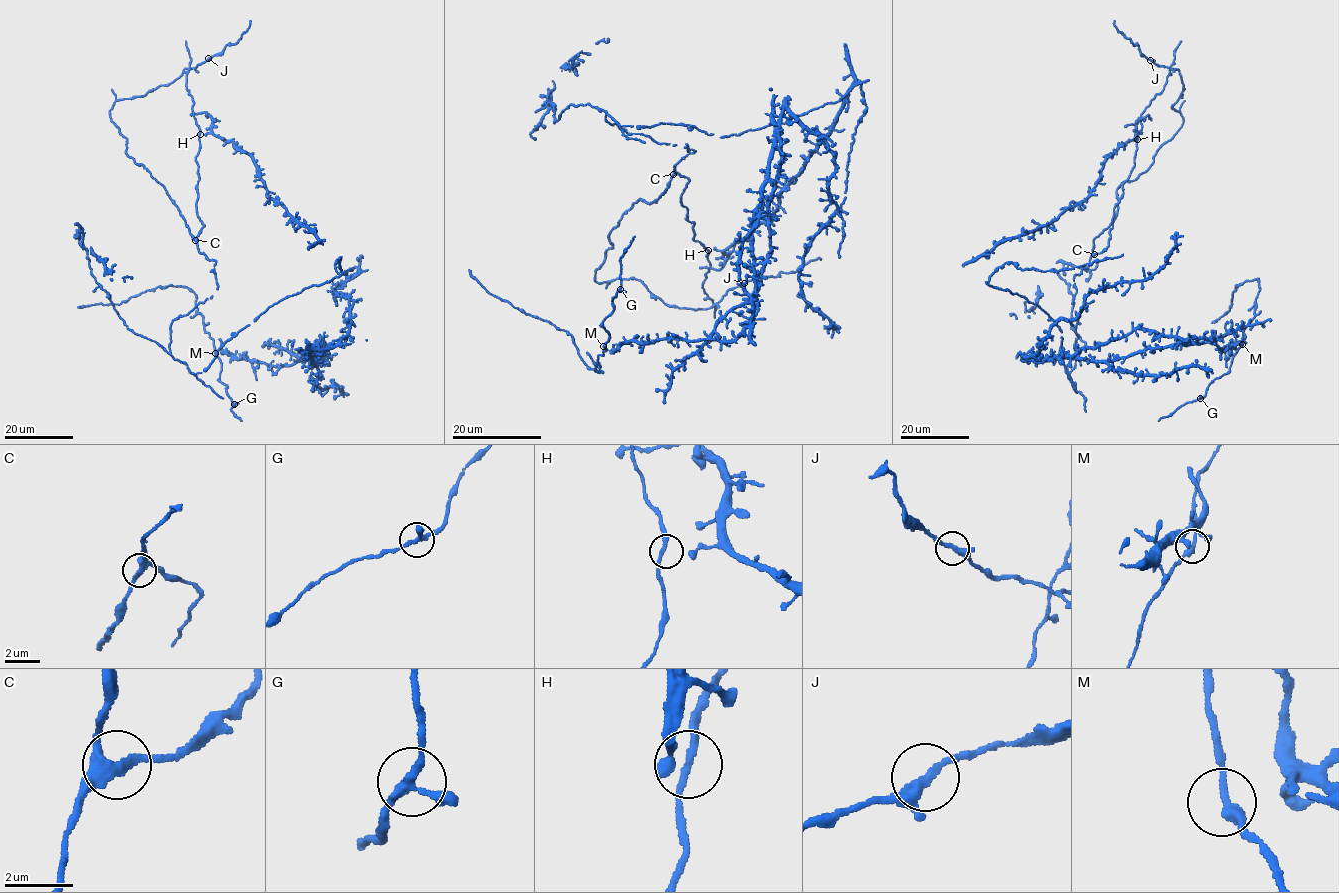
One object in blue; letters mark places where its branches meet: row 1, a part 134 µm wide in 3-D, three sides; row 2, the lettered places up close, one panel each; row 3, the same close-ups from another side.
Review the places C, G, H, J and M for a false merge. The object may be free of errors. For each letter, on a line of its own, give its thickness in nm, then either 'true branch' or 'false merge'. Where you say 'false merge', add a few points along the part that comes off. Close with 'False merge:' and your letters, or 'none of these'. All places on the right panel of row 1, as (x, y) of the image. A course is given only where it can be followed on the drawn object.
C: 360 nm | true branch
G: 240 nm | true branch
H: 160 nm | true branch
J: 240 nm | true branch
M: 280 nm | true branch
False merge: none of these

